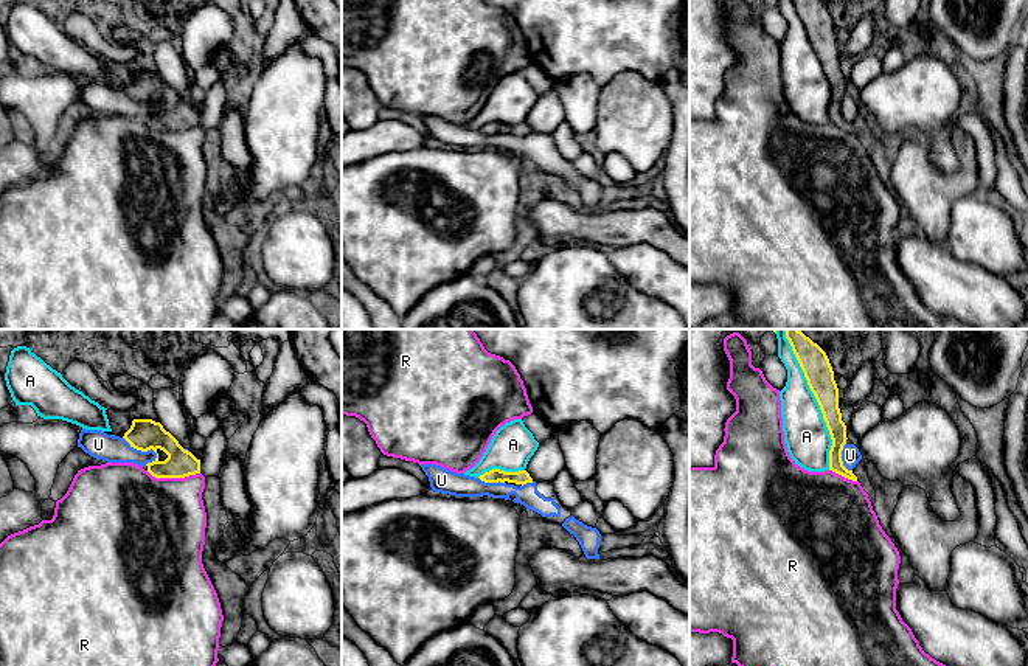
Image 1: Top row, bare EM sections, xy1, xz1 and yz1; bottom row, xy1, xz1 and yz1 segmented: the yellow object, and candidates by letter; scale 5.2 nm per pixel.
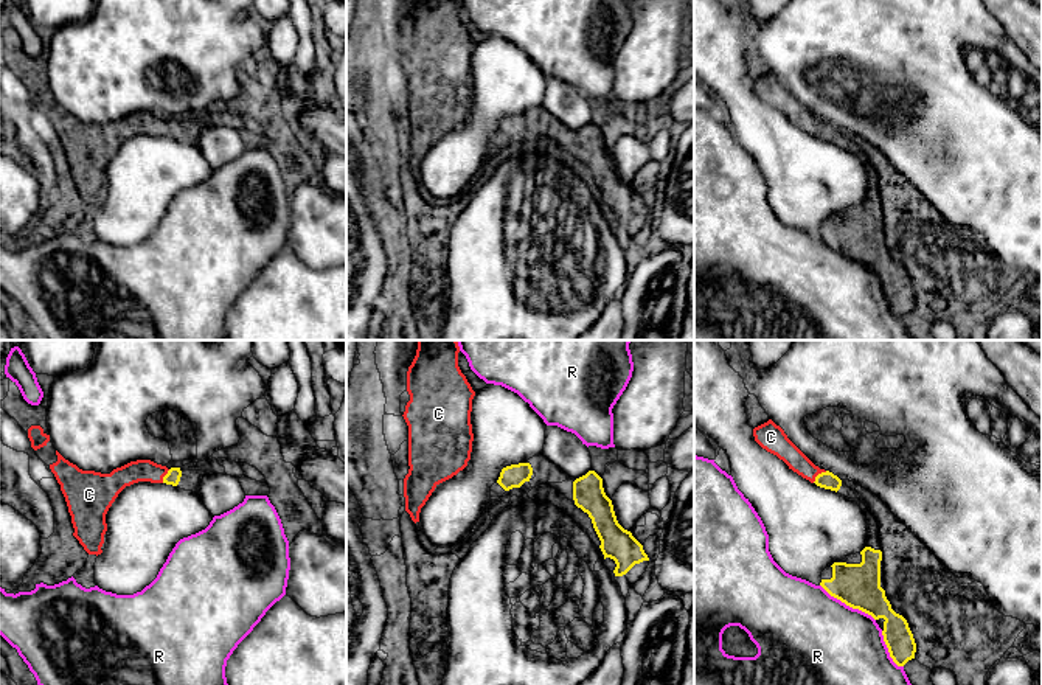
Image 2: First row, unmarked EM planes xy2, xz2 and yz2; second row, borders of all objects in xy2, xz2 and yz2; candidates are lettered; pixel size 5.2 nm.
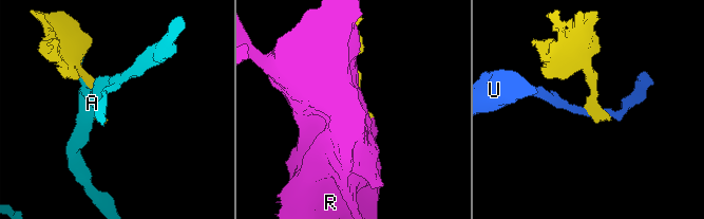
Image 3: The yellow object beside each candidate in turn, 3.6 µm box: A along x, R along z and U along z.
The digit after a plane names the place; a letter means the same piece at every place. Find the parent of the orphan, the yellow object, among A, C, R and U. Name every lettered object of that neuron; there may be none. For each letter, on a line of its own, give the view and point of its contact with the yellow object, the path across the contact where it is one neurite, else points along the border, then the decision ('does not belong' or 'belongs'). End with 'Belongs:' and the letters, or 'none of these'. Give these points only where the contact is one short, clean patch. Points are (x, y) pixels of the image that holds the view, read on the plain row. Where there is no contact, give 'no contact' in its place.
A: meets yellow in yz1 at (820, 61); does not belong
C: meets yellow in yz2 at (819, 126); belongs
R: meets yellow in yz2 at (848, 257); does not belong
U: meets yellow in xy1 at (143, 103); border along xy1 (123, 89), (137, 101), (151, 101), (156, 106), (156, 112); does not belong
Belongs: C

